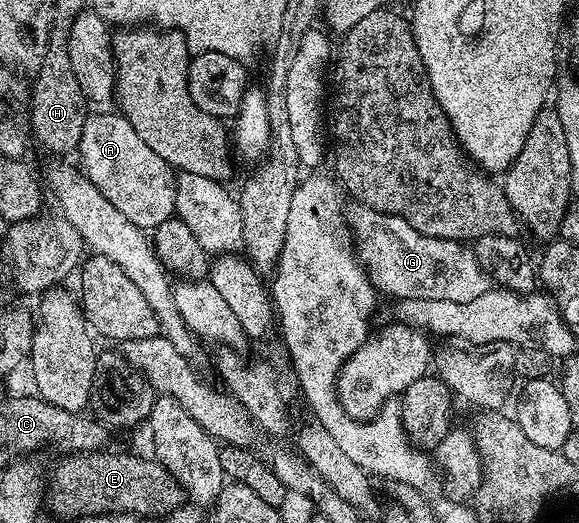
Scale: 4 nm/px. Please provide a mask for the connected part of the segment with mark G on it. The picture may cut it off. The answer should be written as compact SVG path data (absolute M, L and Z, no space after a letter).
M359 204L354 207L351 218L349 214L349 230L353 235L353 246L357 251L357 257L367 272L367 278L380 295L392 294L395 300L401 298L416 298L417 300L451 300L457 304L465 304L469 300L477 300L489 289L489 277L486 272L478 266L475 254L470 245L425 236L413 228L399 216L382 214L371 210L365 205Z

